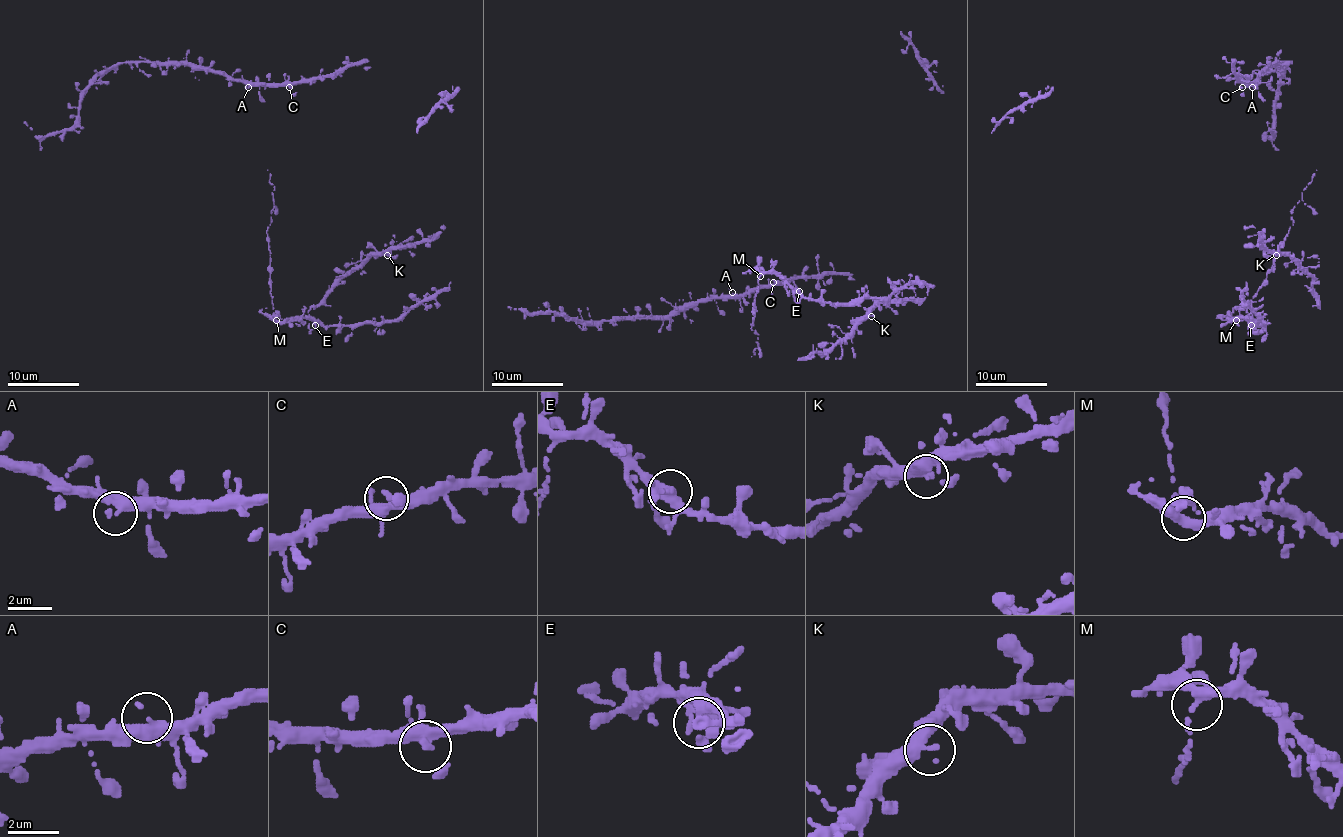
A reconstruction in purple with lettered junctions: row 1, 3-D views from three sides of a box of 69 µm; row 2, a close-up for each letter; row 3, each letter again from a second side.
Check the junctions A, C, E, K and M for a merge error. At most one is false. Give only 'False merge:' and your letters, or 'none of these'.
False merge: M

